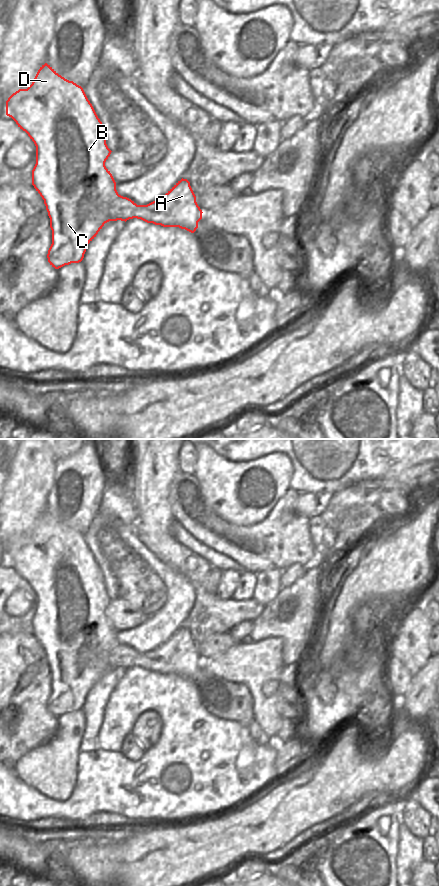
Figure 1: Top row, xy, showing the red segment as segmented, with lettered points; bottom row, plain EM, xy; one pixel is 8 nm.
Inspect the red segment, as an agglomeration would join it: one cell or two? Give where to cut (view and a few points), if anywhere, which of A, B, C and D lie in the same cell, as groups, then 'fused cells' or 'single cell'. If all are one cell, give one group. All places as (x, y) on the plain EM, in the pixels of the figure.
no cut; A B C D; single cell

